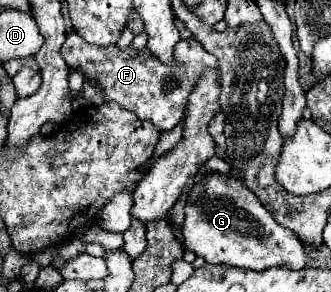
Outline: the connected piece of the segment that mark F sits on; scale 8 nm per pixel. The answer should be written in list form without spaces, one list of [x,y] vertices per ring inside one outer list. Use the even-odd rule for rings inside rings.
[[[76,31],[66,37],[62,57],[70,67],[84,73],[86,81],[96,81],[104,89],[104,101],[114,101],[120,107],[136,113],[140,119],[152,121],[160,131],[170,131],[184,111],[184,103],[206,67],[216,67],[216,57],[206,53],[196,39],[180,39],[176,43],[174,59],[178,65],[164,65],[148,51],[136,53],[134,49],[120,51],[118,47],[90,45]]]

